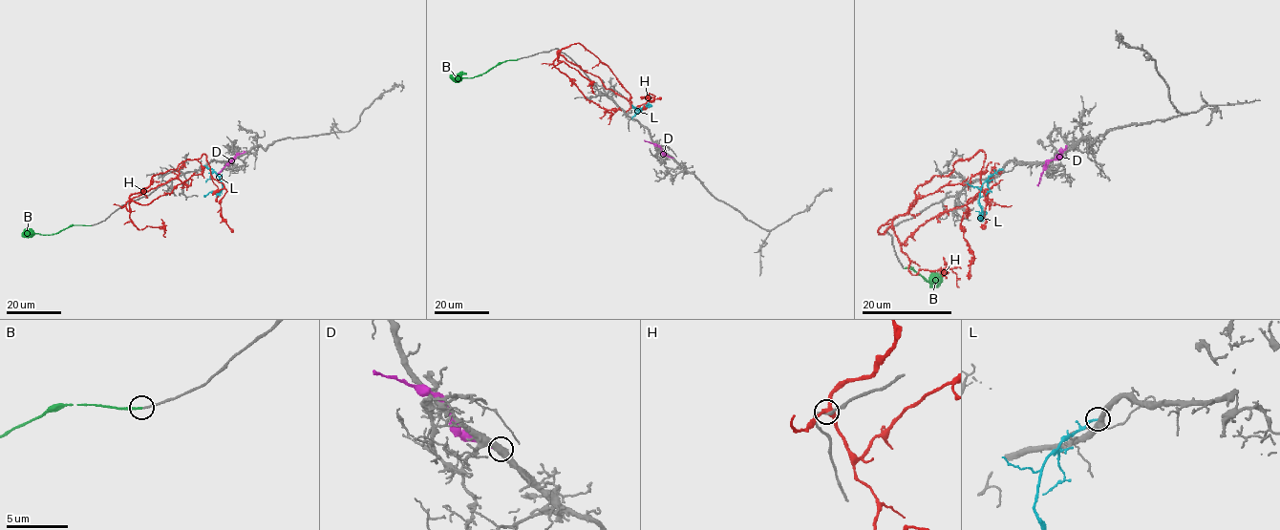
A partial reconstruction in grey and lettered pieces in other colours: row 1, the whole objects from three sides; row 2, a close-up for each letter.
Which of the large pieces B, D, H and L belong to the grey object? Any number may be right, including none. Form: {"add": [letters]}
{"add": ["B"]}

